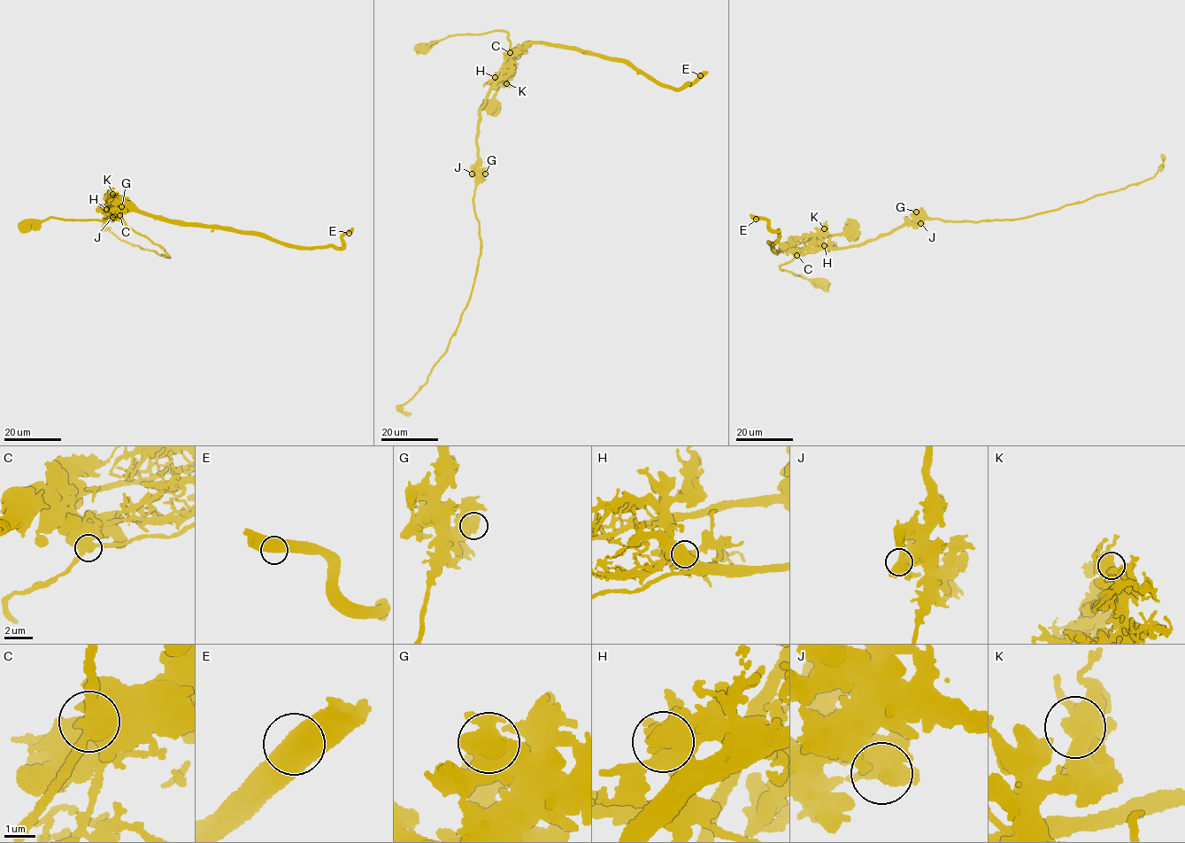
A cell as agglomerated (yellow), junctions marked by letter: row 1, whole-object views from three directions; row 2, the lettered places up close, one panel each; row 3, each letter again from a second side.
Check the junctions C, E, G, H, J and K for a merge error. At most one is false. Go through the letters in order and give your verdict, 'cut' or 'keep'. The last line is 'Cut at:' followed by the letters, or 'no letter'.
C: cut
E: keep
G: keep
H: keep
J: keep
K: keep
Cut at: C

